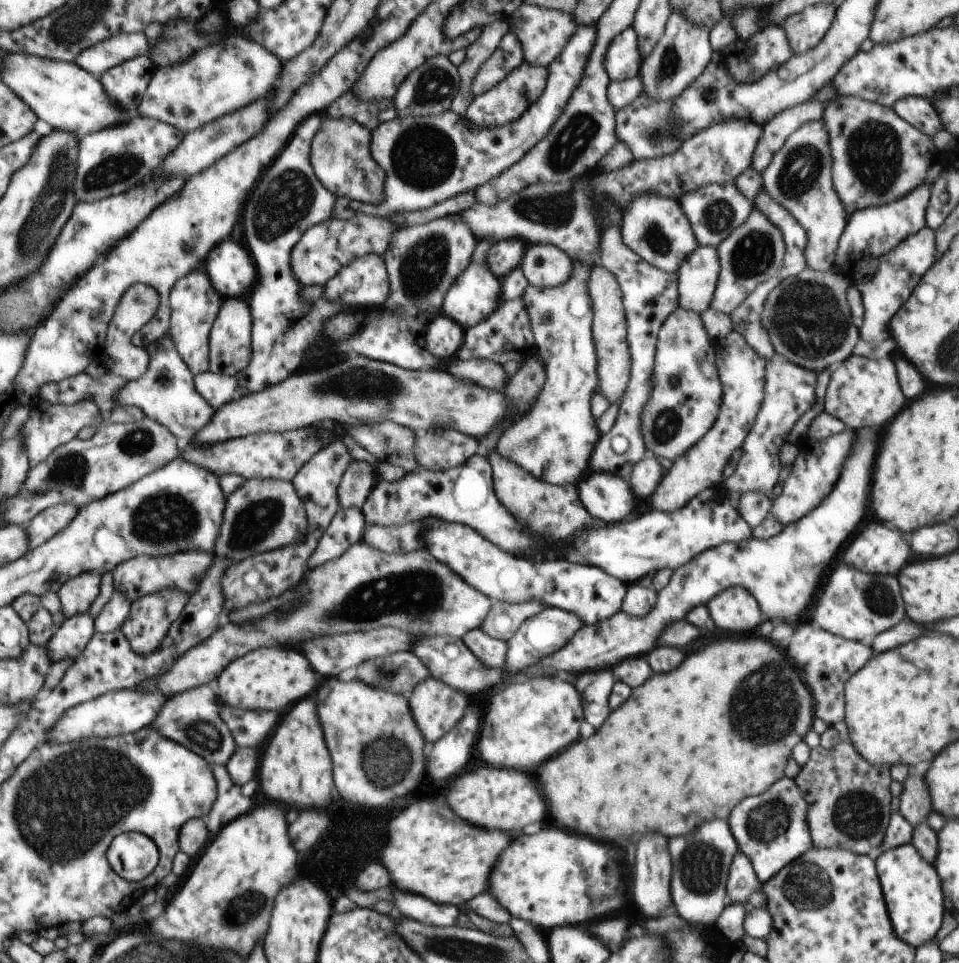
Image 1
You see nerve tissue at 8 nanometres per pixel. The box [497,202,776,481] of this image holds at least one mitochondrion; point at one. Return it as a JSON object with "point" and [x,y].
{"point":[666,428]}

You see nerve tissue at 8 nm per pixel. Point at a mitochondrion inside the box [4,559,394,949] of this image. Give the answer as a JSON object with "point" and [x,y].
{"point":[112,785]}

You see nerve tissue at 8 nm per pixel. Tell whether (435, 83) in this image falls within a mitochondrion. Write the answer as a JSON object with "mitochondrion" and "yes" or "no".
{"mitochondrion":"yes"}

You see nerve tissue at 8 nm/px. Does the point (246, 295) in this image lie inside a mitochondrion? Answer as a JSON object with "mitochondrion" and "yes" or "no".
{"mitochondrion":"no"}

